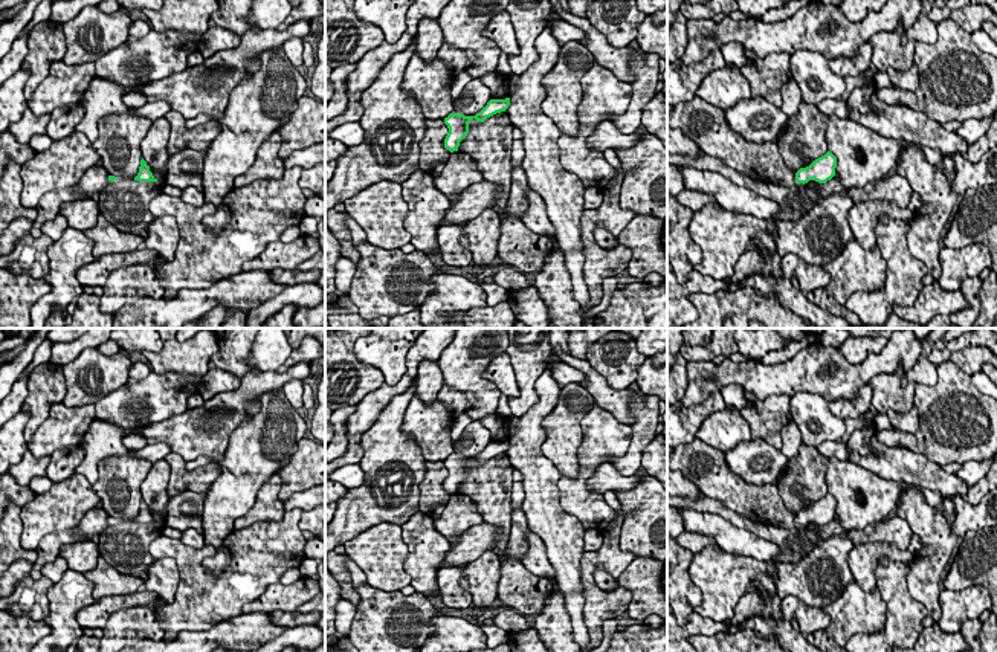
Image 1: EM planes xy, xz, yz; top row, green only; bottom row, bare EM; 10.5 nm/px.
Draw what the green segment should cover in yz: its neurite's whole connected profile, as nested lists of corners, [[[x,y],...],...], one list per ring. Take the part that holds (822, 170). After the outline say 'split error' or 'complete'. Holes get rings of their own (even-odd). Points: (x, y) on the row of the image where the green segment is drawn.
[[[828,151],[824,156],[803,162],[795,173],[795,182],[803,183],[808,189],[818,194],[818,203],[831,194],[847,195],[853,203],[866,200],[895,202],[899,208],[907,209],[911,200],[913,189],[908,180],[898,173],[886,180],[873,180],[864,188],[844,189],[835,177],[837,157]]]; split error

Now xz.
[[[510,98],[490,99],[475,116],[450,113],[444,119],[426,119],[426,131],[420,140],[418,168],[437,177],[441,174],[449,156],[458,151],[460,142],[469,133],[469,122],[475,118],[484,122],[487,118],[505,111]]]; split error

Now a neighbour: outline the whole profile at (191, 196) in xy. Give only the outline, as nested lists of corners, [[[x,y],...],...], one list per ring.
[[[194,186],[182,189],[180,199],[192,206],[202,206],[205,203],[203,192],[197,191]]]

